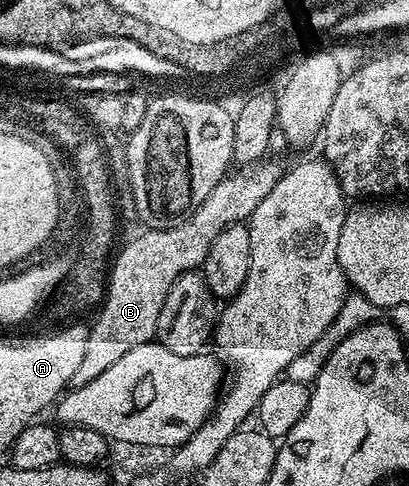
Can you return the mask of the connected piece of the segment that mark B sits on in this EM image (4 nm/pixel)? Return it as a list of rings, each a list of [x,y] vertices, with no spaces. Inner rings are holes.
[[[263,159],[257,165],[239,168],[239,173],[227,172],[222,181],[212,187],[208,199],[204,199],[204,203],[188,215],[188,219],[167,229],[147,228],[142,231],[146,233],[132,238],[122,250],[117,250],[110,266],[105,298],[96,313],[98,318],[86,334],[84,359],[80,359],[80,367],[76,367],[76,375],[72,375],[70,380],[73,388],[92,383],[96,375],[108,371],[108,367],[128,355],[132,347],[155,340],[160,310],[164,307],[164,299],[168,299],[168,291],[172,291],[172,283],[176,283],[182,273],[201,270],[216,235],[229,225],[237,225],[250,218],[256,207],[260,207],[260,199],[264,199],[264,195],[268,195],[268,191],[272,191],[282,178],[283,166],[270,160]]]

